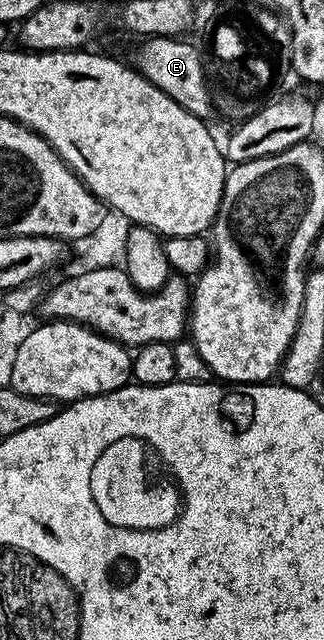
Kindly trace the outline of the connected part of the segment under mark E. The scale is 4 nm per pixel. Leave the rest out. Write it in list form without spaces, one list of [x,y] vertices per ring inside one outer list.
[[[180,37],[176,38],[145,38],[142,46],[137,50],[136,69],[155,88],[159,88],[168,96],[173,98],[175,104],[187,108],[196,118],[208,119],[209,113],[214,113],[213,95],[209,88],[209,79],[205,76],[205,64],[203,54],[189,42],[181,42]]]

